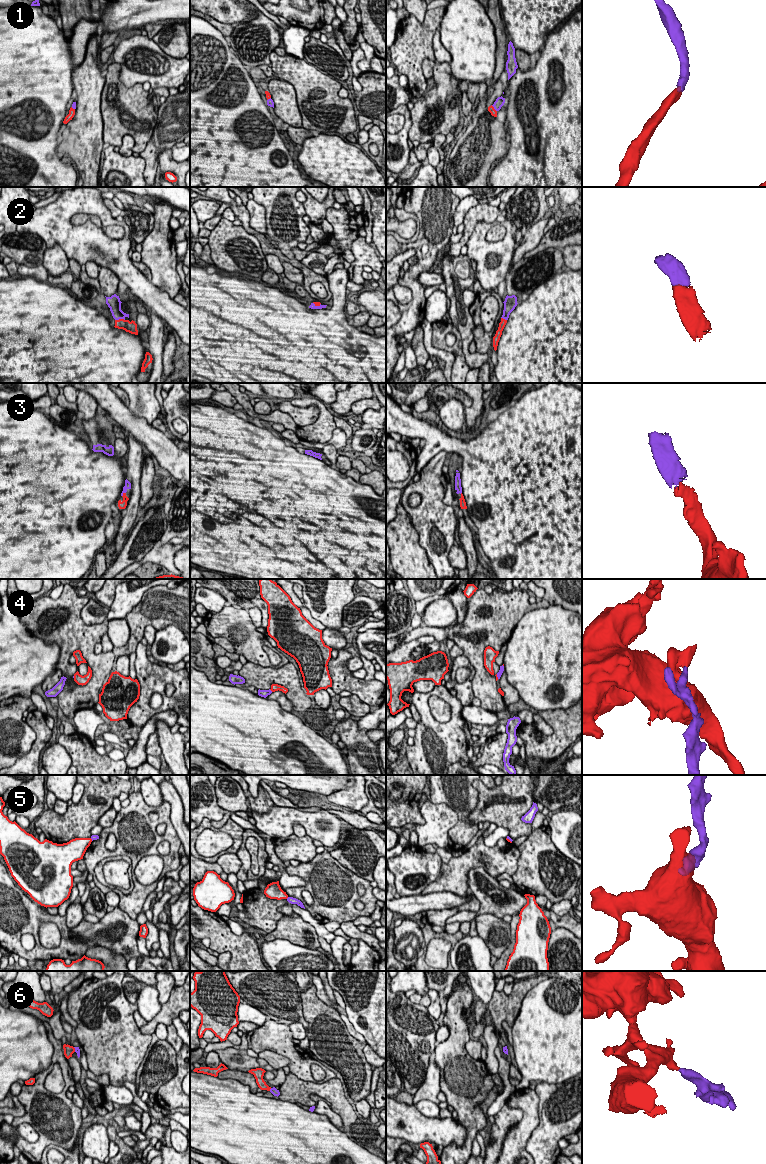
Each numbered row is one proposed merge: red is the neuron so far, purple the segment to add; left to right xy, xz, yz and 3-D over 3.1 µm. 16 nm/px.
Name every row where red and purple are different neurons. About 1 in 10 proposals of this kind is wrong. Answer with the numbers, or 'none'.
5

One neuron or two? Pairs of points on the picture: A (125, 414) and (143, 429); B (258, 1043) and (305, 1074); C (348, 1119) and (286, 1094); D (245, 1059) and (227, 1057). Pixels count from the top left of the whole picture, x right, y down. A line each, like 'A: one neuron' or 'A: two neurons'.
A: one neuron
B: one neuron
C: one neuron
D: one neuron

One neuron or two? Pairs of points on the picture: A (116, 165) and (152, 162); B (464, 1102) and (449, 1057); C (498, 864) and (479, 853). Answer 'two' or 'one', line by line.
A: two
B: one
C: one

